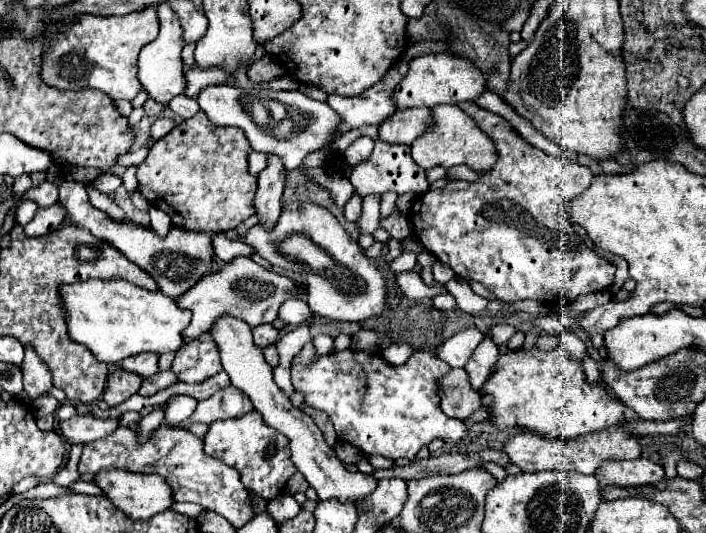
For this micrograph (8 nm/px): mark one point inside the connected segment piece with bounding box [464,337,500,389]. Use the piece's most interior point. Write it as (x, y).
(481, 363)

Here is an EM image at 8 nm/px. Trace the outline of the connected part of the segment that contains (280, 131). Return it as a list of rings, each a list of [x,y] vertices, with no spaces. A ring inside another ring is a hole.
[[[224,83],[224,85],[212,85],[202,89],[198,97],[198,105],[212,123],[218,123],[222,127],[230,127],[230,125],[240,127],[246,139],[252,143],[254,151],[278,155],[284,161],[284,167],[288,171],[298,169],[302,165],[302,159],[308,153],[330,147],[336,141],[334,135],[338,133],[338,125],[342,121],[338,113],[328,107],[328,103],[314,101],[302,95],[300,91],[266,91],[266,89],[244,91]],[[268,101],[278,101],[280,105],[284,105],[288,111],[288,117],[280,119],[280,123],[274,123]]]

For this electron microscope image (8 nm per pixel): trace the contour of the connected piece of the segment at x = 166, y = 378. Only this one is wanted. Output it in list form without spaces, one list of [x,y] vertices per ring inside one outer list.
[[[158,371],[156,375],[150,375],[150,377],[146,377],[142,381],[142,387],[140,387],[138,393],[144,395],[144,397],[148,397],[148,395],[154,395],[154,393],[158,393],[158,391],[174,385],[176,381],[178,381],[178,377],[172,371]]]

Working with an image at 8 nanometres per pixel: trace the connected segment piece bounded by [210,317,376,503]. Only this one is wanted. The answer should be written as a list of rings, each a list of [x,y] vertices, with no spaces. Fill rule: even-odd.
[[[222,317],[218,323],[212,327],[212,337],[218,343],[220,357],[222,357],[222,367],[228,373],[232,385],[246,393],[250,401],[254,403],[254,409],[262,413],[264,421],[280,431],[282,435],[288,437],[290,441],[290,453],[292,453],[292,463],[298,467],[298,471],[306,477],[306,481],[316,489],[320,499],[340,499],[342,503],[352,501],[356,503],[364,495],[370,495],[376,487],[374,477],[366,477],[364,473],[348,473],[344,463],[336,457],[336,453],[326,445],[322,431],[316,427],[314,419],[300,411],[298,407],[292,405],[288,395],[280,391],[280,387],[272,379],[272,367],[266,363],[262,349],[254,347],[252,343],[252,333],[248,323],[242,323],[240,319],[234,317]]]

